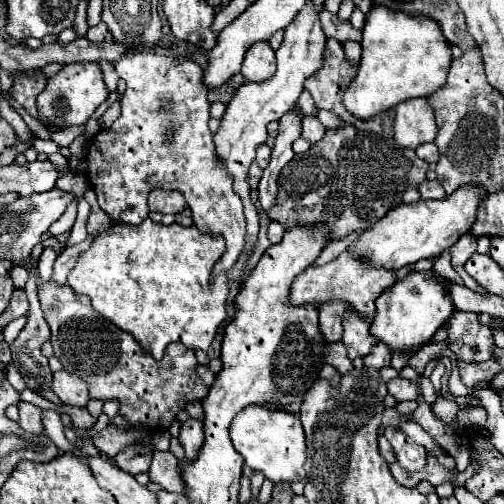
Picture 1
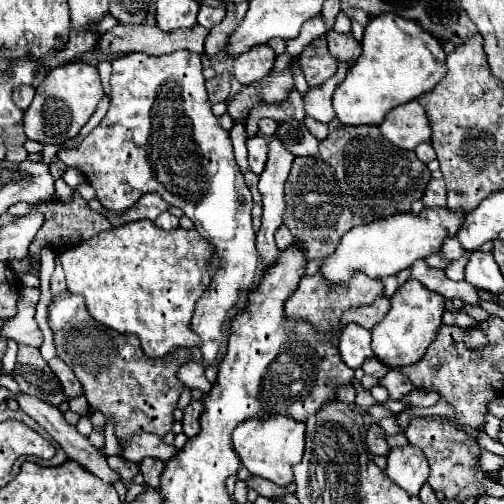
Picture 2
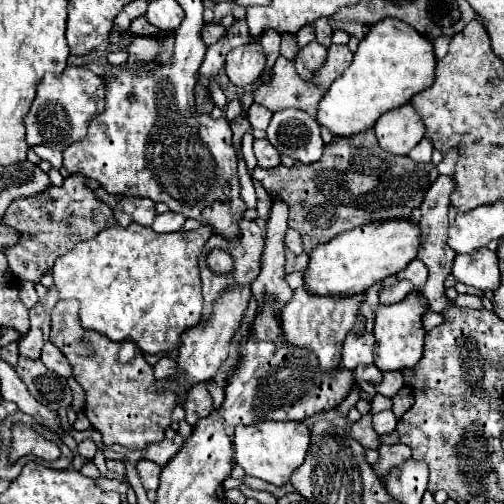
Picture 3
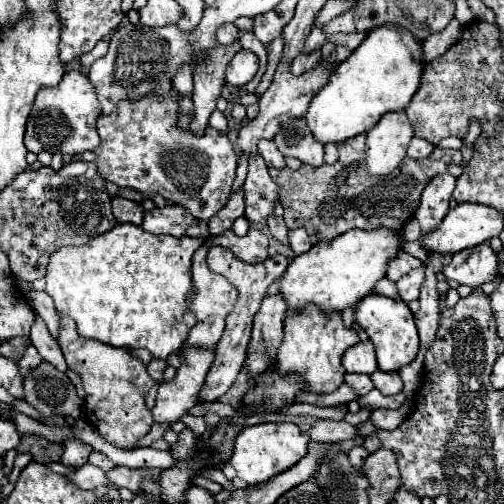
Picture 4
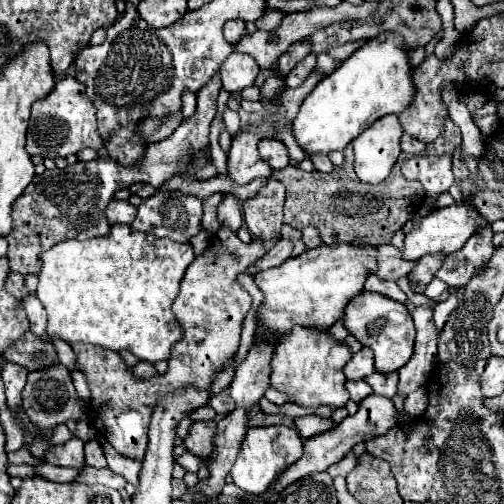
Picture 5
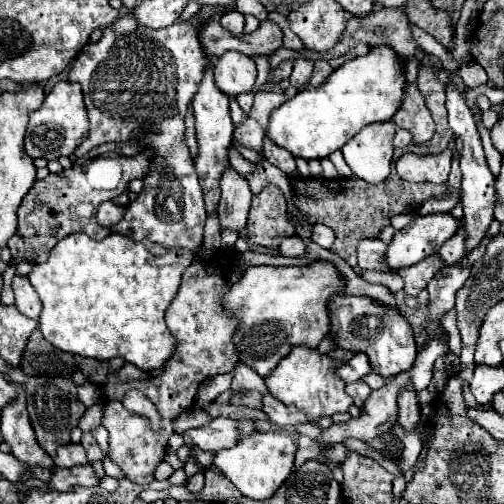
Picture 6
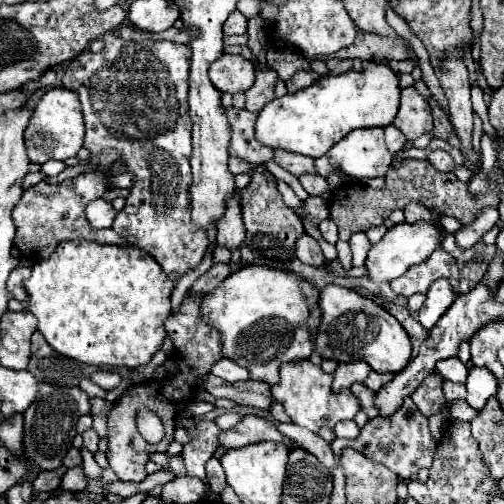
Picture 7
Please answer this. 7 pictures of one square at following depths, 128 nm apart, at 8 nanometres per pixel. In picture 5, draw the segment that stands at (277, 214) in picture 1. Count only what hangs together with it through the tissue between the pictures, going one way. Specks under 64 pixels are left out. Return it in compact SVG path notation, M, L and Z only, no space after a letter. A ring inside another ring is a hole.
M448 118L444 124L444 132L430 144L426 144L426 150L422 154L446 154L454 152L460 146L460 128ZM348 146L344 150L344 166L342 168L334 168L330 174L320 174L320 172L304 172L302 168L296 168L296 166L288 166L284 170L274 170L272 176L276 180L280 180L286 188L286 204L284 204L284 224L296 228L296 230L302 230L306 226L314 226L320 230L320 236L322 240L330 246L330 244L384 244L384 242L390 242L392 234L396 230L400 230L418 210L420 206L424 204L424 188L420 182L412 182L412 180L404 180L404 176L400 174L400 162L404 158L400 158L388 180L384 184L378 184L378 186L370 186L370 184L362 184L358 180L358 176L354 174L354 158L352 158L352 148Z

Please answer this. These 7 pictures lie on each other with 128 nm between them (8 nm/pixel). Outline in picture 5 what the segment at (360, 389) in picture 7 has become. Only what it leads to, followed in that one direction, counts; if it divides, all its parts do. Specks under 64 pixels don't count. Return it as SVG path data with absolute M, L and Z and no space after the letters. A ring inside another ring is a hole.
M356 380L356 382L346 382L346 390L350 392L350 398L354 400L354 402L360 402L360 400L364 400L366 396L370 396L372 394L372 388L364 382L364 380Z

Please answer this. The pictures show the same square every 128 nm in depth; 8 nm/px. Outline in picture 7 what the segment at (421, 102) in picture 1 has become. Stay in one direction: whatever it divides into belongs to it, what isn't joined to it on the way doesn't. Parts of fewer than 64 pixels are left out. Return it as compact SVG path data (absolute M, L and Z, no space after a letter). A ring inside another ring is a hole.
M382 128L354 130L336 142L328 156L338 162L340 170L354 178L384 176L392 156L384 146Z

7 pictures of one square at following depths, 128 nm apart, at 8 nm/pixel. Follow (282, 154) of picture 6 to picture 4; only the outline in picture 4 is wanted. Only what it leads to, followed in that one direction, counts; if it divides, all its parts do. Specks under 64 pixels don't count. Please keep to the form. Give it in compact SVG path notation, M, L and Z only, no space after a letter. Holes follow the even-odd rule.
M260 140L258 152L260 152L260 156L266 160L268 166L274 166L274 168L286 168L284 156L280 154L280 150L276 148L274 142L270 142L270 140Z

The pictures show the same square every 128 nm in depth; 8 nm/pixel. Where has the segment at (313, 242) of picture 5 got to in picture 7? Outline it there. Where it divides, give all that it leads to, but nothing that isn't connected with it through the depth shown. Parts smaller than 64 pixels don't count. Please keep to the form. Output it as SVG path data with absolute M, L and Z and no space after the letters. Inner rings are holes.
M322 220L320 222L320 232L322 232L322 236L330 242L330 244L336 244L336 240L338 240L338 228L336 228L336 224L334 224L334 220Z

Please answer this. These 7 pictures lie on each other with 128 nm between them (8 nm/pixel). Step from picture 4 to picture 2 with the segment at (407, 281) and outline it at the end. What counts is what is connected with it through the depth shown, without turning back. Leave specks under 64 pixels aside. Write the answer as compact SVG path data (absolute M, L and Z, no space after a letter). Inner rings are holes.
M378 296L370 306L364 308L354 308L352 312L348 312L348 316L344 316L344 322L356 322L368 330L372 330L382 318L384 314L390 310L390 298L388 296Z

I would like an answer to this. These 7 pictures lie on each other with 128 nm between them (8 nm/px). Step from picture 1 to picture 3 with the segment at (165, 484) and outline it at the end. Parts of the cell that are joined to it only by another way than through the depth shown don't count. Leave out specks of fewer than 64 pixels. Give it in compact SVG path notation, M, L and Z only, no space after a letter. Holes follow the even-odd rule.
M140 460L136 464L136 470L138 470L138 476L142 480L144 490L156 490L158 488L161 469L158 464L154 464L150 460Z

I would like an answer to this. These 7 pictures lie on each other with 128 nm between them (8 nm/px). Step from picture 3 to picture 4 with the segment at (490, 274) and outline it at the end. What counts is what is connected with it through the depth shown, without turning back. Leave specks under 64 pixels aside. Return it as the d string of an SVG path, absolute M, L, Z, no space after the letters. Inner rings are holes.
M482 242L478 246L466 248L452 256L452 262L444 268L446 280L466 284L466 286L482 286L490 282L498 272L496 252L490 248L490 242Z

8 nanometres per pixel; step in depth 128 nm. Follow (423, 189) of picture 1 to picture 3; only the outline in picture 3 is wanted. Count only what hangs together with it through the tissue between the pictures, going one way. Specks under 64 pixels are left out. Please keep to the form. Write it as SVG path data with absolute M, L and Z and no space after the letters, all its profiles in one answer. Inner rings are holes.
M438 176L438 180L430 186L430 190L426 192L424 202L420 206L420 212L422 212L422 220L420 220L422 244L418 248L418 258L426 264L426 268L430 272L420 294L428 302L430 310L444 310L444 308L452 306L452 302L446 302L446 298L444 298L444 280L450 274L450 268L452 268L452 262L454 262L454 256L456 256L456 252L452 248L448 248L448 244L446 244L446 238L448 238L448 206L450 206L452 190L454 190L454 180L450 176Z

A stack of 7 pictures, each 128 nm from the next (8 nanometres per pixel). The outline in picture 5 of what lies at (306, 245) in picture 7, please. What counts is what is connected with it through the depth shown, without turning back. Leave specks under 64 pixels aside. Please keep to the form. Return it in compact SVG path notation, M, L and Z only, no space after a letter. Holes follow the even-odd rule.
M280 238L276 242L276 246L272 250L268 250L256 264L246 268L246 272L254 276L260 270L268 270L272 266L280 266L280 264L284 264L292 256L292 250L294 250L294 244L290 240L286 240L286 238Z

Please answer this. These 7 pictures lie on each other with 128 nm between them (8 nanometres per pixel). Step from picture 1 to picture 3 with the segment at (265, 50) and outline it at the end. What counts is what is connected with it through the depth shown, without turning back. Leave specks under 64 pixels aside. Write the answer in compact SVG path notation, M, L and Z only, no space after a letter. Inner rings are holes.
M256 42L228 52L224 70L232 84L244 88L248 84L254 84L260 78L264 64L266 64L266 56L262 52L262 46Z

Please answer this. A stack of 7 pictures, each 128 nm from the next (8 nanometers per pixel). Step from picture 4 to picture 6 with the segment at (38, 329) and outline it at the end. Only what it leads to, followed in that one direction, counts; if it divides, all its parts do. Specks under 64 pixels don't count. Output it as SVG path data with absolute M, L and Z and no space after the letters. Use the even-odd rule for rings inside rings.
M14 276L12 290L14 290L14 296L16 296L16 308L22 314L38 320L38 314L40 314L42 304L40 304L40 298L38 298L36 290L32 288L30 280L26 276Z

